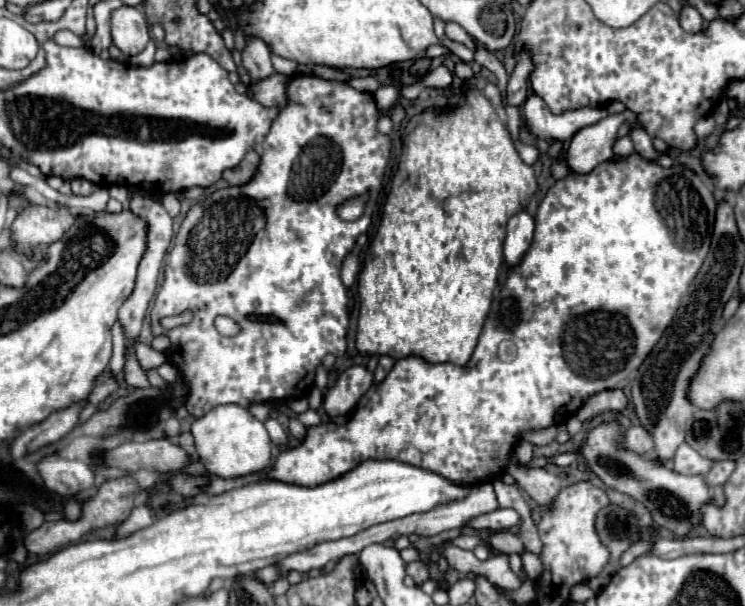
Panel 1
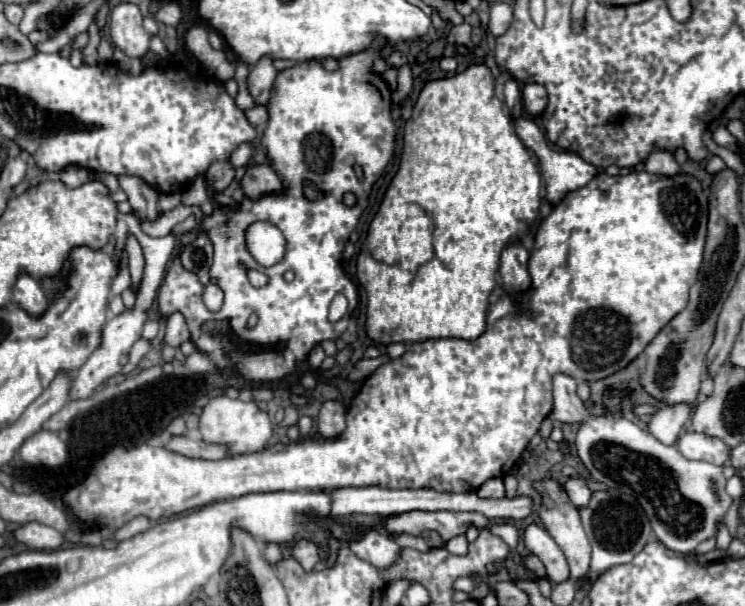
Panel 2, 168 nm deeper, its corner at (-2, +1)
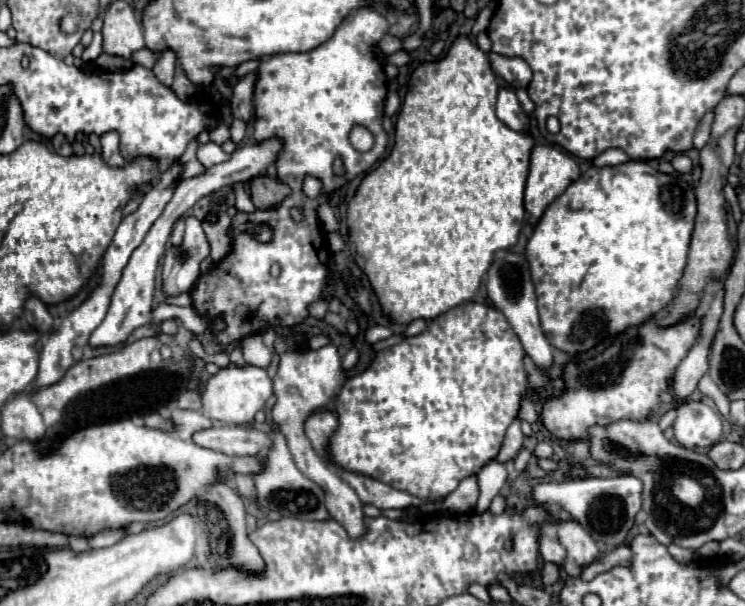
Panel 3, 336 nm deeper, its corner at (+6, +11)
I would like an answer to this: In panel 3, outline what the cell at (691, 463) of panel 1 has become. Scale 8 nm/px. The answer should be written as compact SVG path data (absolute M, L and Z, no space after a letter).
M684 402L674 420L674 436L684 448L708 450L720 442L722 420L702 402Z

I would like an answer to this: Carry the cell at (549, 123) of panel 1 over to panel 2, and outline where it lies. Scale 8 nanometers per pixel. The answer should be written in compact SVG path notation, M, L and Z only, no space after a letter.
M526 84L522 90L522 98L524 98L524 112L528 116L540 116L548 106L546 90L540 84Z

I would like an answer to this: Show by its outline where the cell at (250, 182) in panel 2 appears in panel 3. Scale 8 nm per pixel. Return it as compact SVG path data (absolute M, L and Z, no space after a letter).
M260 176L252 182L252 202L258 210L274 210L290 194L292 190L288 184L280 180L272 180L268 176Z

